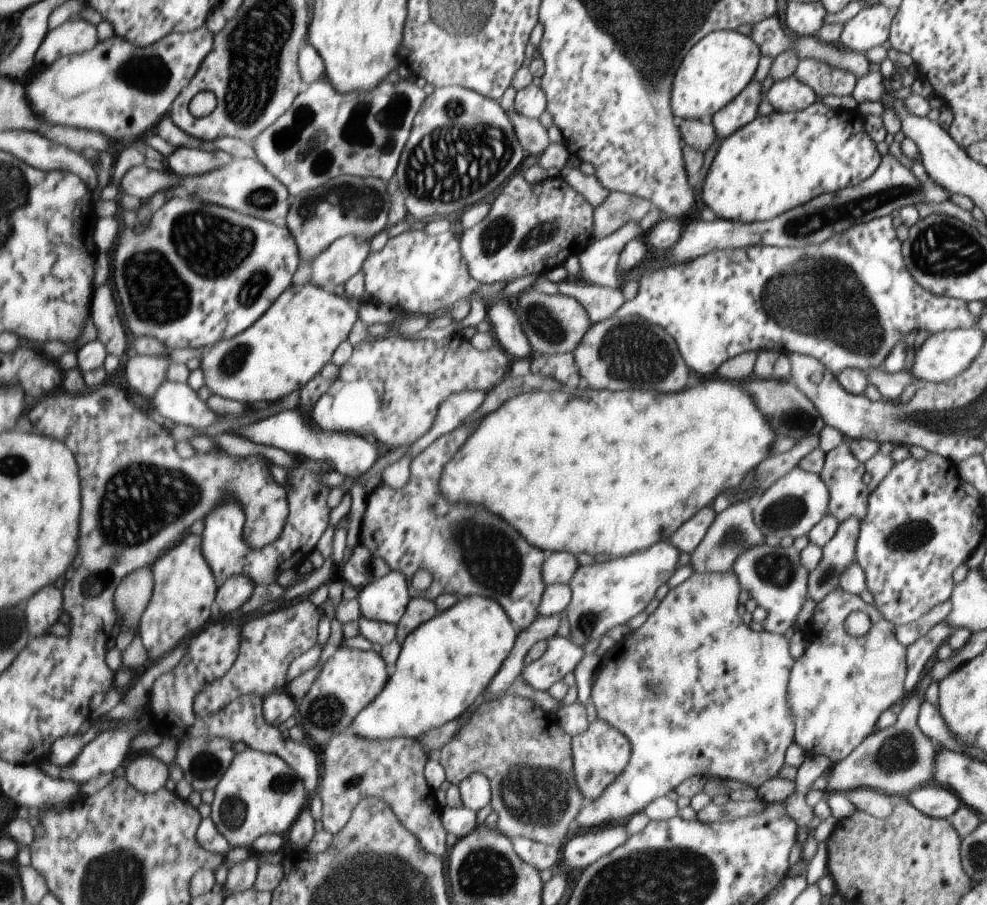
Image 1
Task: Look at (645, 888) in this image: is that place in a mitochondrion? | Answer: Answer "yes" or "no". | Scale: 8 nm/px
yes

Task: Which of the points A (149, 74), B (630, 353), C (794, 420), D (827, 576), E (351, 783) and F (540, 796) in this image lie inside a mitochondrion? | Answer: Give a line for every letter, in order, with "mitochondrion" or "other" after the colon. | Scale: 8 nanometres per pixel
A: mitochondrion
B: mitochondrion
C: mitochondrion
D: mitochondrion
E: other
F: mitochondrion

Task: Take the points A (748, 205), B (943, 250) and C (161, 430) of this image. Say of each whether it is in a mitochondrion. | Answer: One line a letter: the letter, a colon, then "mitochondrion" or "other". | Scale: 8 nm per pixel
A: other
B: mitochondrion
C: other

